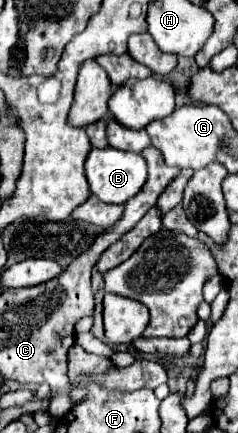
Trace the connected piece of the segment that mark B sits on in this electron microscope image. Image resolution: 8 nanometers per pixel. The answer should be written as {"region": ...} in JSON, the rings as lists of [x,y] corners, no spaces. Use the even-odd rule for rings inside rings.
{"region":[[[94,148],[86,160],[86,176],[88,176],[92,194],[96,194],[102,202],[126,204],[132,196],[136,196],[142,190],[142,186],[148,178],[148,168],[146,168],[146,160],[142,154],[122,152],[116,148],[108,148],[108,150]]]}

